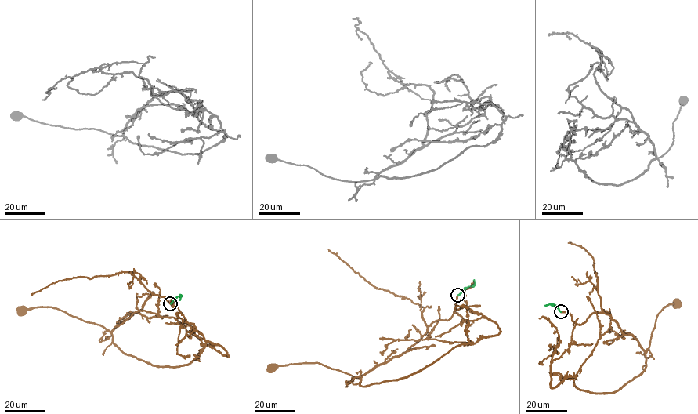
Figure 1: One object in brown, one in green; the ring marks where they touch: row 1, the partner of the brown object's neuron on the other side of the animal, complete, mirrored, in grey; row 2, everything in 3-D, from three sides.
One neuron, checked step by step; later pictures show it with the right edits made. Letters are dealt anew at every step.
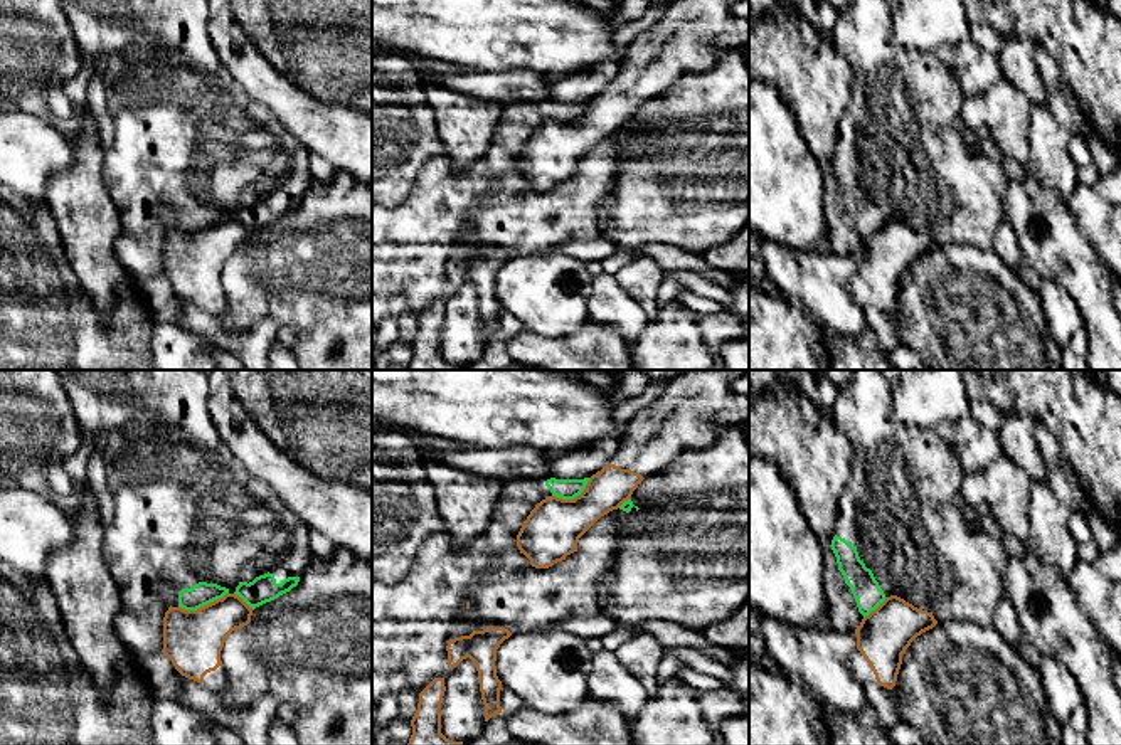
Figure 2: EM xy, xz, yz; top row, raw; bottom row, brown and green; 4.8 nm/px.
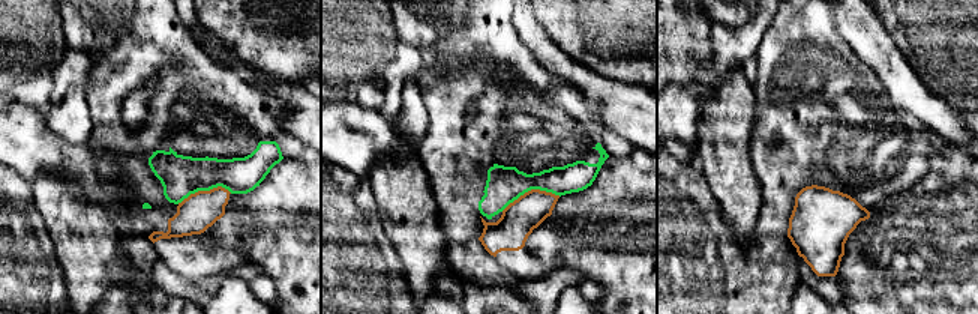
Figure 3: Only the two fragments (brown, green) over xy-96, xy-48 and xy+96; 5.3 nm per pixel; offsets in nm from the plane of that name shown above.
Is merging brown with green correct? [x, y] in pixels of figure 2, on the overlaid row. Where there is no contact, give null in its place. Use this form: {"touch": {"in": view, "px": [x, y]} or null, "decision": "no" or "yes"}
{"touch": {"in": "xy", "px": [204, 606]}, "decision": "no"}

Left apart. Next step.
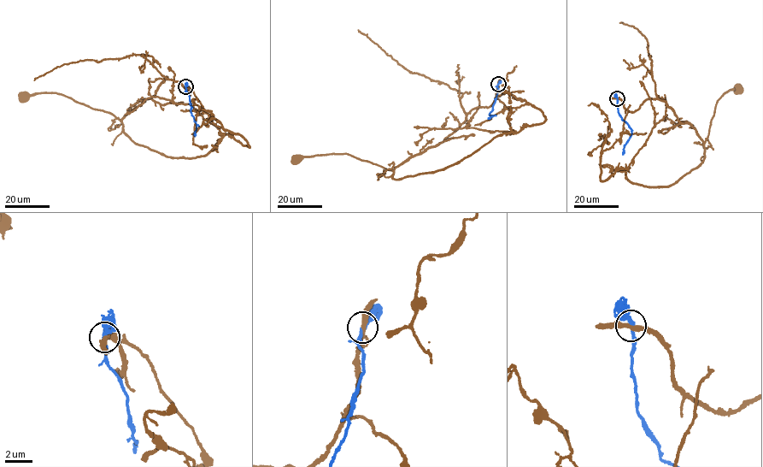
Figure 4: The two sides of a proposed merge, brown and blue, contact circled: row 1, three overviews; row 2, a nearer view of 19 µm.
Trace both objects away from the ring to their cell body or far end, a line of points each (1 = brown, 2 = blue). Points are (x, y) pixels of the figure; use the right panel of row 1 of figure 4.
1: (617, 97), (632, 112), (648, 98), (661, 100), (704, 142), (717, 101), (738, 88)
2: (617, 98), (618, 112), (631, 133), (622, 154)

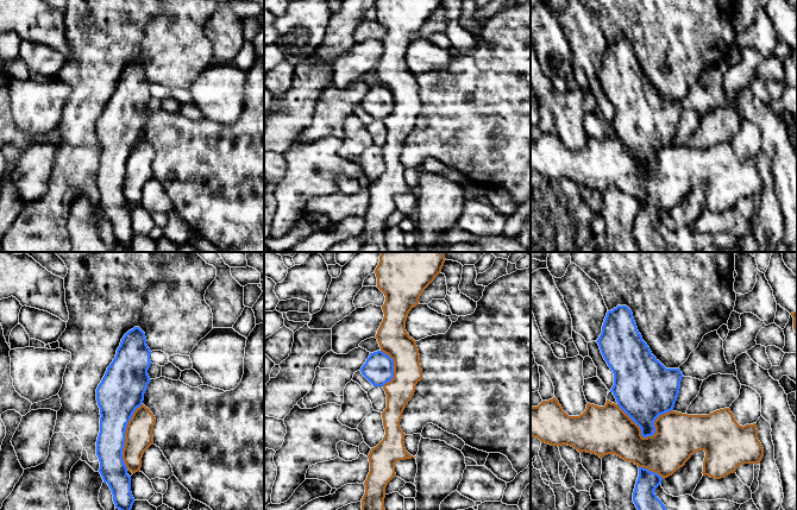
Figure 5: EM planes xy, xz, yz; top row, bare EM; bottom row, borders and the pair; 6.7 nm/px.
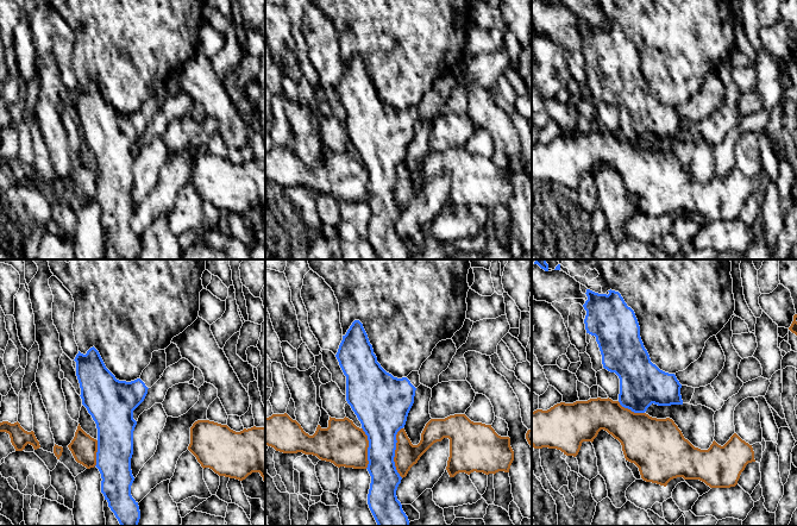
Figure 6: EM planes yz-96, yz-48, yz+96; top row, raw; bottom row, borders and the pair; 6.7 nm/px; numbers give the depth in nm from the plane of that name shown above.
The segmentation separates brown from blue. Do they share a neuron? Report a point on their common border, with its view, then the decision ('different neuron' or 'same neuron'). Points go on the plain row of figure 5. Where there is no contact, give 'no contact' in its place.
yz (647, 170) | different neuron

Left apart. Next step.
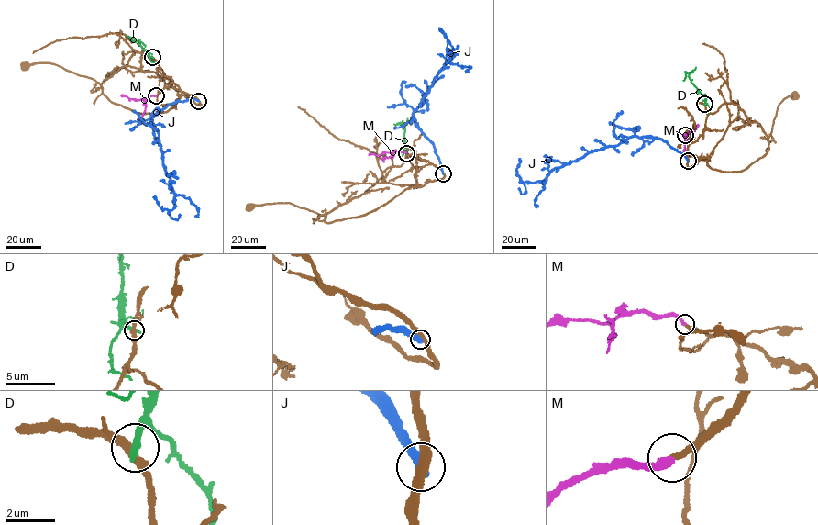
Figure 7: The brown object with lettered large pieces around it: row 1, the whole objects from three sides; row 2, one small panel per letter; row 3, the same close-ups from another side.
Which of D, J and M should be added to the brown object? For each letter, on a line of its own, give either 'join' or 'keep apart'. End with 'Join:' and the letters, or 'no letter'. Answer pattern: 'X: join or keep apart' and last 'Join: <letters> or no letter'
D: keep apart
J: keep apart
M: join
Join: M

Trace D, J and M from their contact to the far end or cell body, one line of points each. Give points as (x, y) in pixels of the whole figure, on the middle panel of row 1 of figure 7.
D: (406, 152), (405, 125), (393, 124)
J: (443, 173), (433, 144), (413, 116), (435, 76), (449, 61), (448, 43), (446, 49), (451, 52), (458, 45)
M: (406, 153), (395, 151), (384, 161)

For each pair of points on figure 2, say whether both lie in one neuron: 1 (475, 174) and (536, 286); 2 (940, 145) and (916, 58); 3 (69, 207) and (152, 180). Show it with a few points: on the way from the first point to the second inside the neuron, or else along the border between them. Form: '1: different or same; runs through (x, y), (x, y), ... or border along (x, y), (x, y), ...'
1: different; border along (549, 251), (532, 251), (512, 258)
2: same; runs through (933, 123), (933, 79)
3: different; border along (101, 155), (101, 179), (118, 214), (122, 231)

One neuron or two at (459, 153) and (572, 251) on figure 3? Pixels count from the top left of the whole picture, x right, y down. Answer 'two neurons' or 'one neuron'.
two neurons

